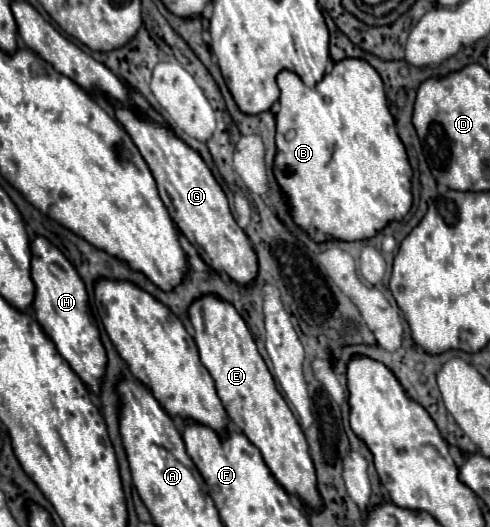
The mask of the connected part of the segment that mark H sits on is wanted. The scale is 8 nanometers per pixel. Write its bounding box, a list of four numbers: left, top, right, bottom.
[32,238,106,394]

